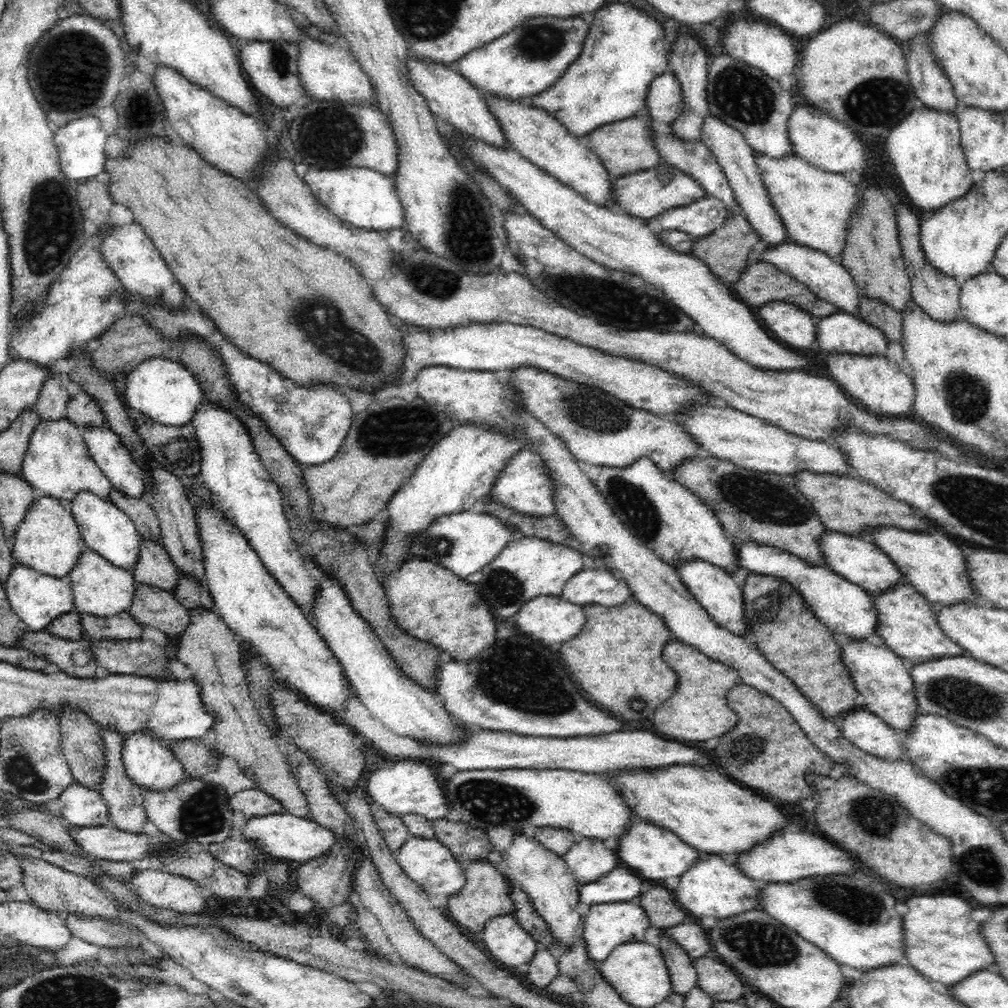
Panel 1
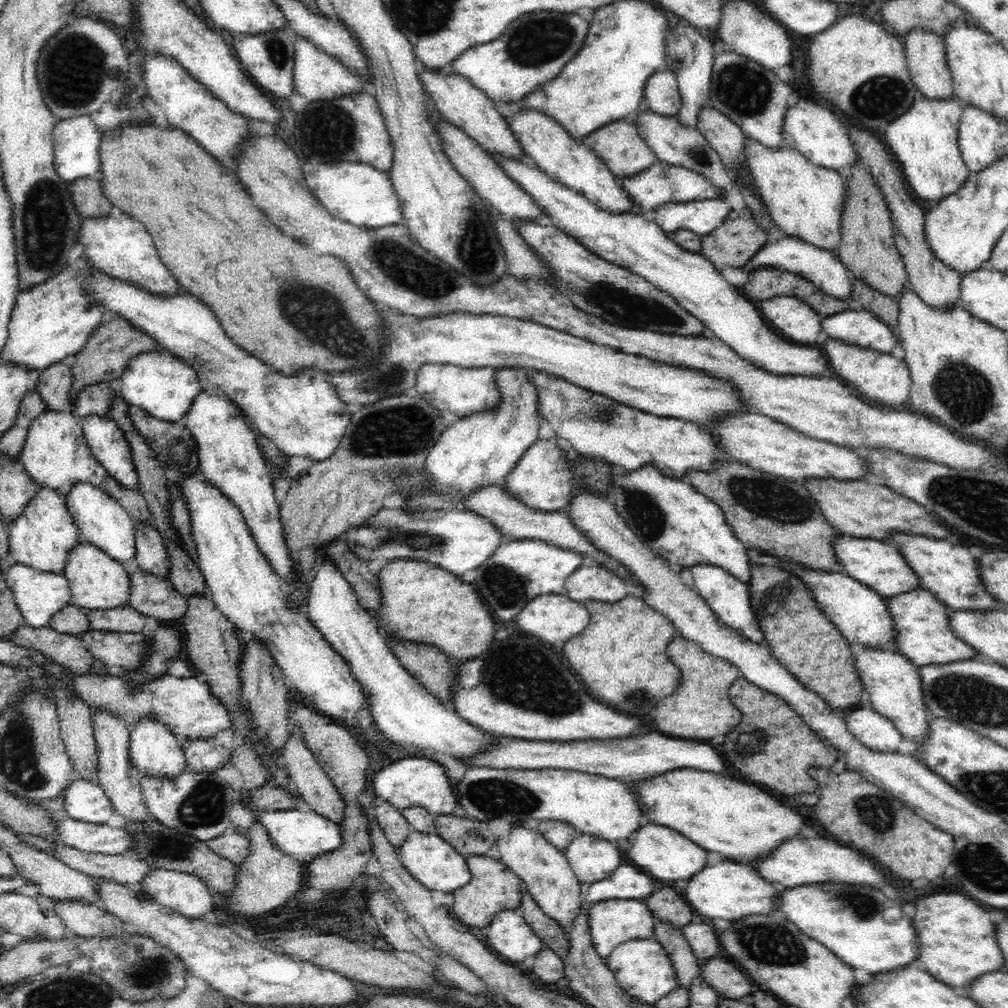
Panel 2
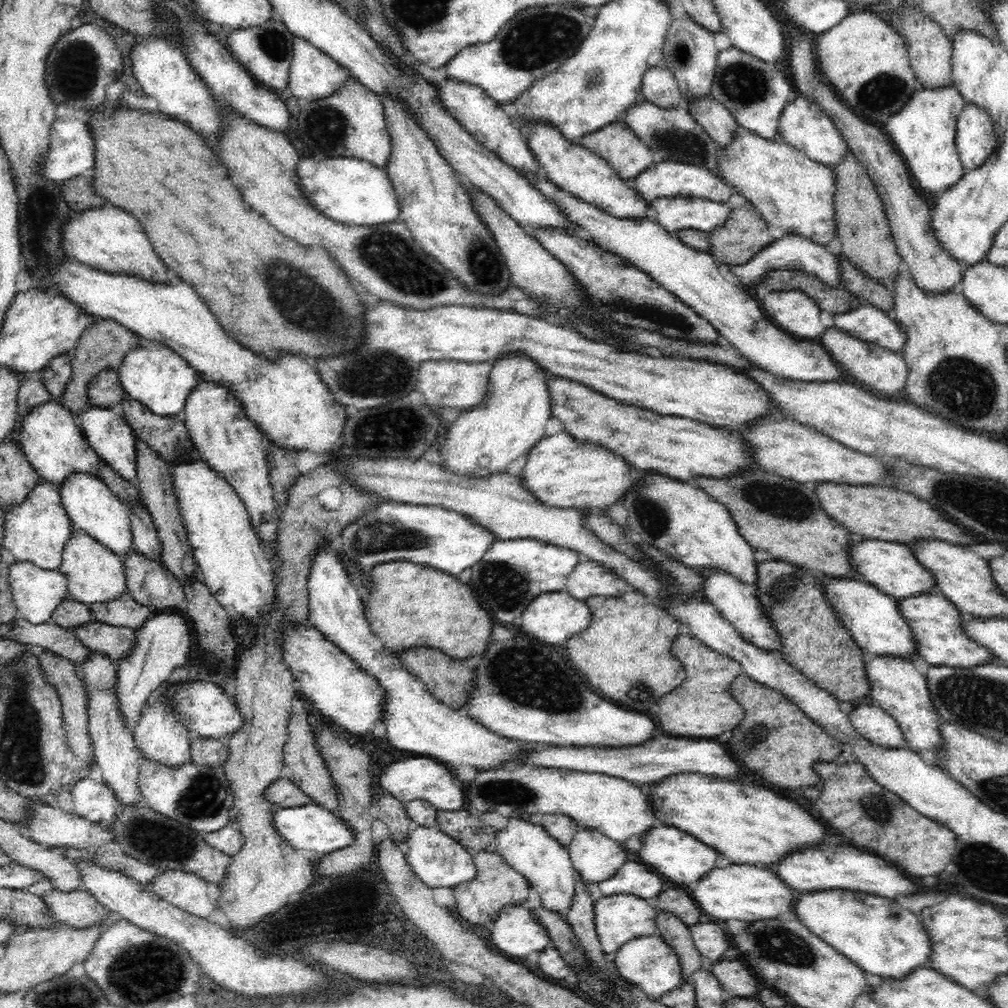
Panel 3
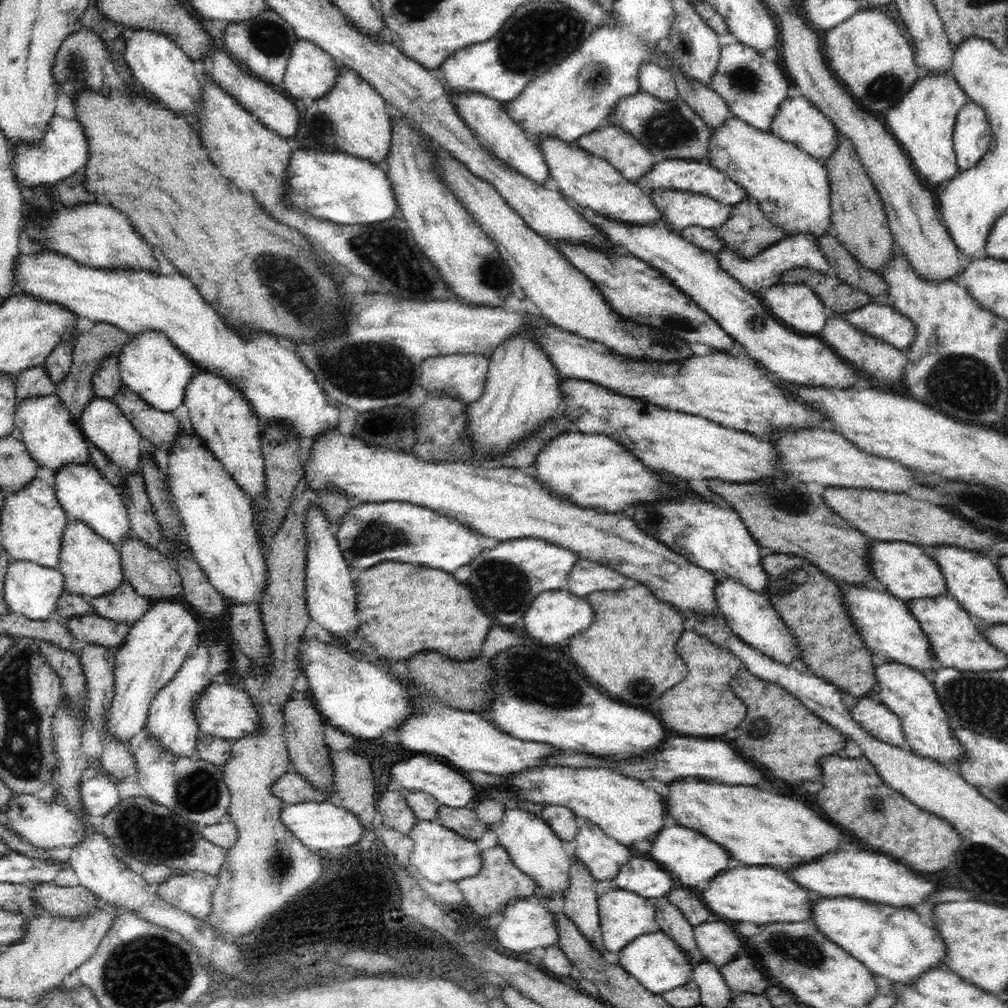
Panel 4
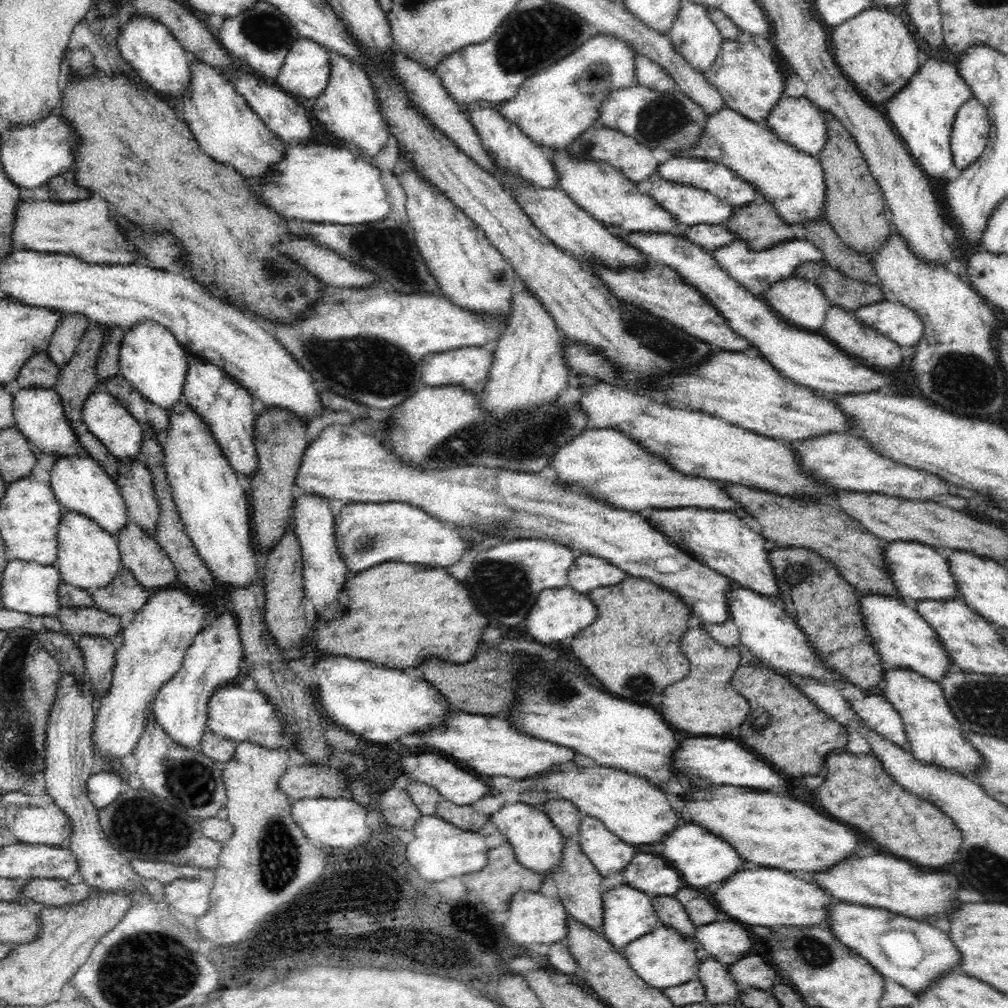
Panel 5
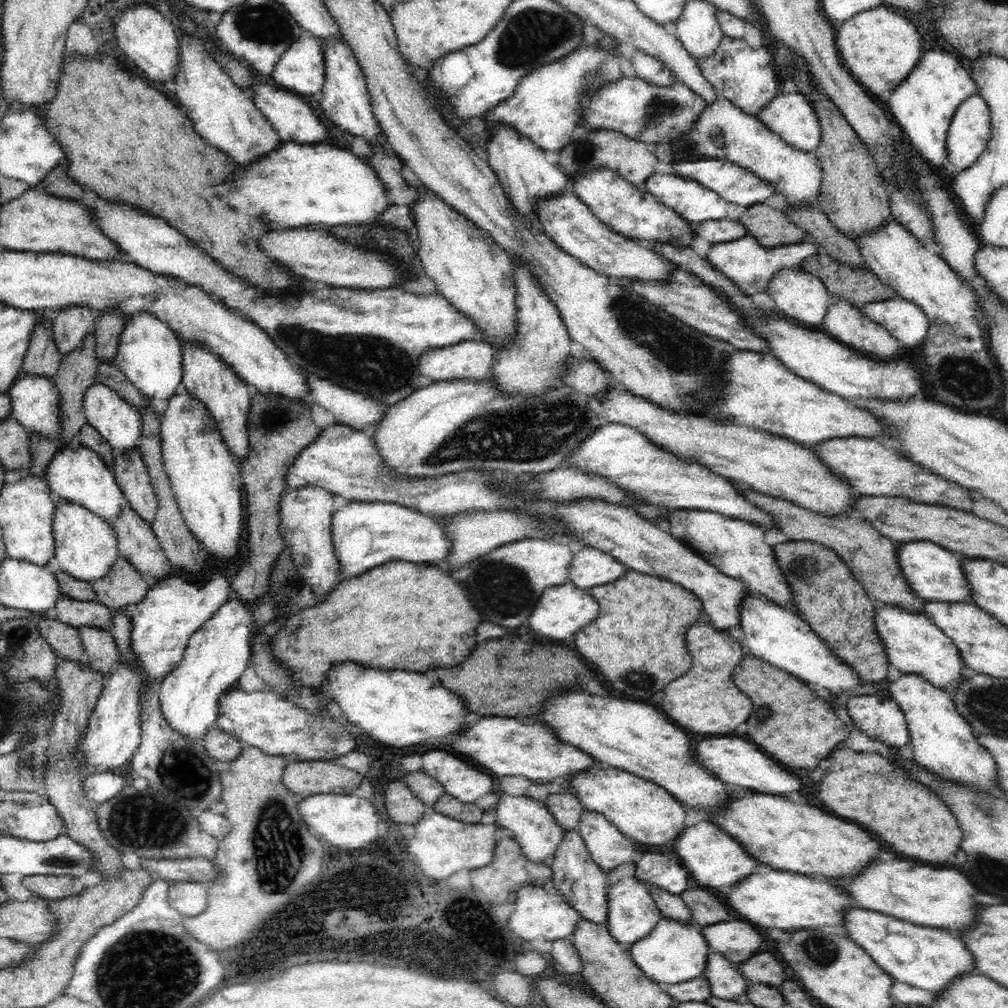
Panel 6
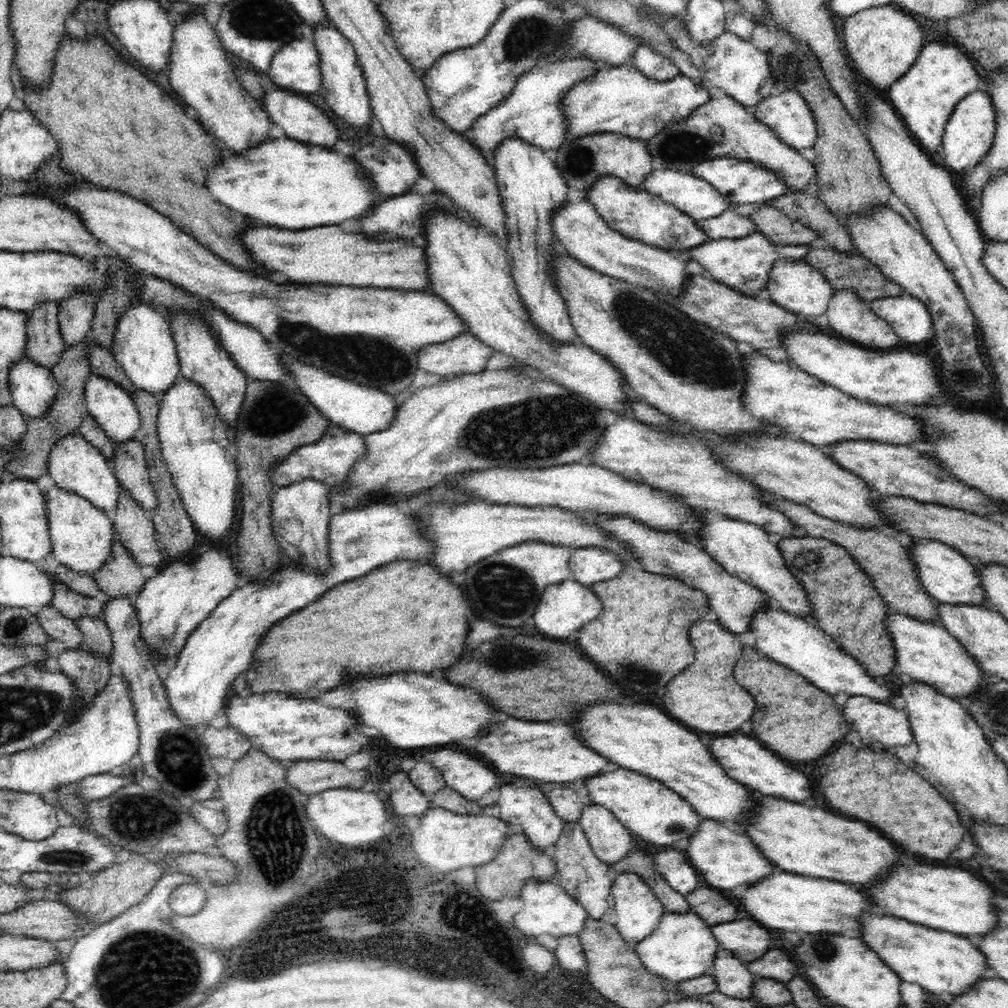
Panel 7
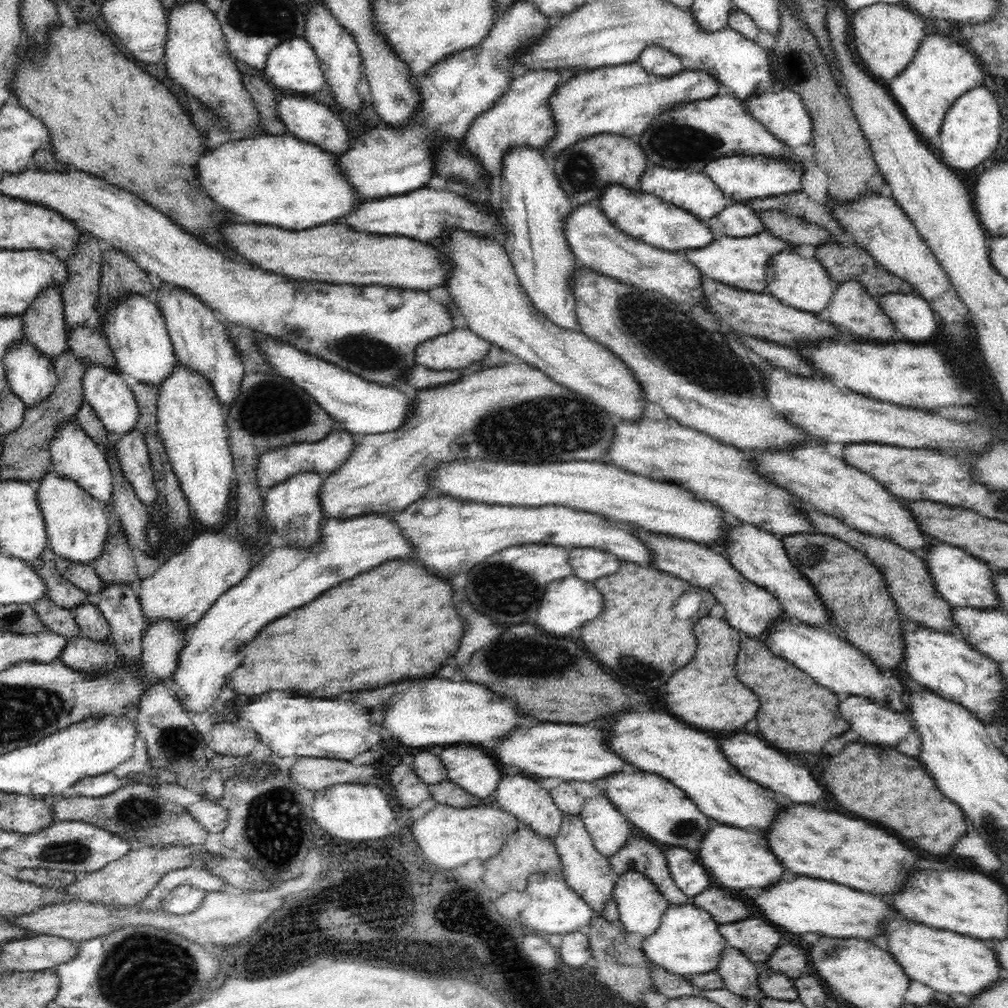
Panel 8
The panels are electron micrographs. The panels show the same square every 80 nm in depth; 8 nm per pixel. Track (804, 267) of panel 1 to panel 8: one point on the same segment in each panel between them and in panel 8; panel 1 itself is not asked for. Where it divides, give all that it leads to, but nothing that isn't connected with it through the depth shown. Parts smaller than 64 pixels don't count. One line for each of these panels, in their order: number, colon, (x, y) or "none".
2: (827, 272)
3: (791, 252)
4: (763, 270)
5: (755, 270)
6: (751, 266)
7: (743, 264)
8: (742, 262)

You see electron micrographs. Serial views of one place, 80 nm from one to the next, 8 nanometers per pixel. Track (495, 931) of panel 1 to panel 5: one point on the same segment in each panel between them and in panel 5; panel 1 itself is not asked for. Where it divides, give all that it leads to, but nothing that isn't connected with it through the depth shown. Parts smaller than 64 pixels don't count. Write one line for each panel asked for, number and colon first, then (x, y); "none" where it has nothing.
2: (508, 933)
3: (518, 931)
4: (527, 924)
5: (533, 918)

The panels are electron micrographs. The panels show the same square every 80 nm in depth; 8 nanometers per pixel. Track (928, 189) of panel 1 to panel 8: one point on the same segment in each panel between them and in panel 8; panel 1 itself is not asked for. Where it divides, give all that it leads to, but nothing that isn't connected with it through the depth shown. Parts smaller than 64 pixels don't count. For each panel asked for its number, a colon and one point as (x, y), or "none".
2: (924, 142)
3: (924, 132)
4: (922, 121)
5: (922, 113)
6: (923, 105)
7: (925, 96)
8: (941, 71)

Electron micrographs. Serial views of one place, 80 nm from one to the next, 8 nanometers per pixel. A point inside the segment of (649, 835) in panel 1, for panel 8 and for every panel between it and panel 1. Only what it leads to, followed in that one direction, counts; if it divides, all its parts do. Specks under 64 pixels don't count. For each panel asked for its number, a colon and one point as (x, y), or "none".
2: (659, 851)
3: (680, 857)
4: (693, 859)
5: (704, 860)
6: (715, 860)
7: (728, 860)
8: (739, 860)

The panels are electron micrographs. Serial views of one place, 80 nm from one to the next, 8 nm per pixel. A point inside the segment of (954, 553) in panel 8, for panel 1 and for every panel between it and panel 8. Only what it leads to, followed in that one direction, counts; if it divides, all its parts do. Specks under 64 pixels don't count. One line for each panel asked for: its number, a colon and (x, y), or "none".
1: (859, 560)
2: (879, 564)
3: (893, 567)
4: (905, 570)
5: (922, 572)
6: (936, 574)
7: (951, 578)

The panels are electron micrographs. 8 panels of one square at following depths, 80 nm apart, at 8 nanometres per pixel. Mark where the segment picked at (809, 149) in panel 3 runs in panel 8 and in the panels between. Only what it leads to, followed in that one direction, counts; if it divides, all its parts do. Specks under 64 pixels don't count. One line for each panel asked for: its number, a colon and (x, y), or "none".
4: (798, 122)
5: (796, 121)
6: (791, 117)
7: (788, 115)
8: (783, 114)

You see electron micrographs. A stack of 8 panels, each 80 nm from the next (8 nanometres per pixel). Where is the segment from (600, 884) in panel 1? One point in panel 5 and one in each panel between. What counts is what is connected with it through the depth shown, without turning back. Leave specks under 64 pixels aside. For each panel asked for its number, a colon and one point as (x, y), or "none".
2: (627, 881)
3: (634, 877)
4: (646, 877)
5: (651, 873)

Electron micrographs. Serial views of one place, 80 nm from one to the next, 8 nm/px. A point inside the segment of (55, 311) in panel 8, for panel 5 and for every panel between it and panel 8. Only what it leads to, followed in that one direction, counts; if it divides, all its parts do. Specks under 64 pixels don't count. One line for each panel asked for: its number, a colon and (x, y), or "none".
5: (40, 369)
6: (43, 358)
7: (44, 343)

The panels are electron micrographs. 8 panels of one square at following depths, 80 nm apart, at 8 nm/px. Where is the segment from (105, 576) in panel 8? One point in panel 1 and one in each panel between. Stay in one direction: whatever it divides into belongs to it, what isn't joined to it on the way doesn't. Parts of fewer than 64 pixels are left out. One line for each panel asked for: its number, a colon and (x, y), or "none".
1: (123, 626)
2: (125, 619)
3: (123, 611)
4: (123, 605)
5: (125, 593)
6: (123, 586)
7: (120, 575)

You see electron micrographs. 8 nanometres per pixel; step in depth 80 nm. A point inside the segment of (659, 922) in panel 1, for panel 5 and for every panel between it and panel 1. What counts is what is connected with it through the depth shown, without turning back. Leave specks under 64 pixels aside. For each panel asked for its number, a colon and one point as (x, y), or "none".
2: (667, 904)
3: (677, 900)
4: (692, 906)
5: (701, 909)

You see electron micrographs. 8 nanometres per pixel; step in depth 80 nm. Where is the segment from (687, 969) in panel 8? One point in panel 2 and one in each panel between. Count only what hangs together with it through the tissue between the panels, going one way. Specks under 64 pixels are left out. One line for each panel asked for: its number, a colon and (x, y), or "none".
2: (642, 968)
3: (649, 962)
4: (656, 960)
5: (664, 958)
6: (673, 952)
7: (682, 947)

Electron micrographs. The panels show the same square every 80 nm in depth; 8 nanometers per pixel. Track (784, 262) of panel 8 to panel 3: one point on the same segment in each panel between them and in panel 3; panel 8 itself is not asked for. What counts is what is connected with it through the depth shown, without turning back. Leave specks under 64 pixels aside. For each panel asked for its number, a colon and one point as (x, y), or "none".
3: (797, 312)
4: (799, 307)
5: (800, 301)
6: (798, 294)
7: (795, 284)

